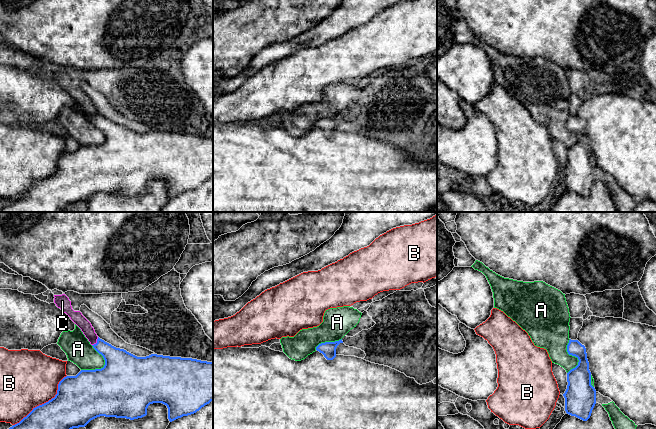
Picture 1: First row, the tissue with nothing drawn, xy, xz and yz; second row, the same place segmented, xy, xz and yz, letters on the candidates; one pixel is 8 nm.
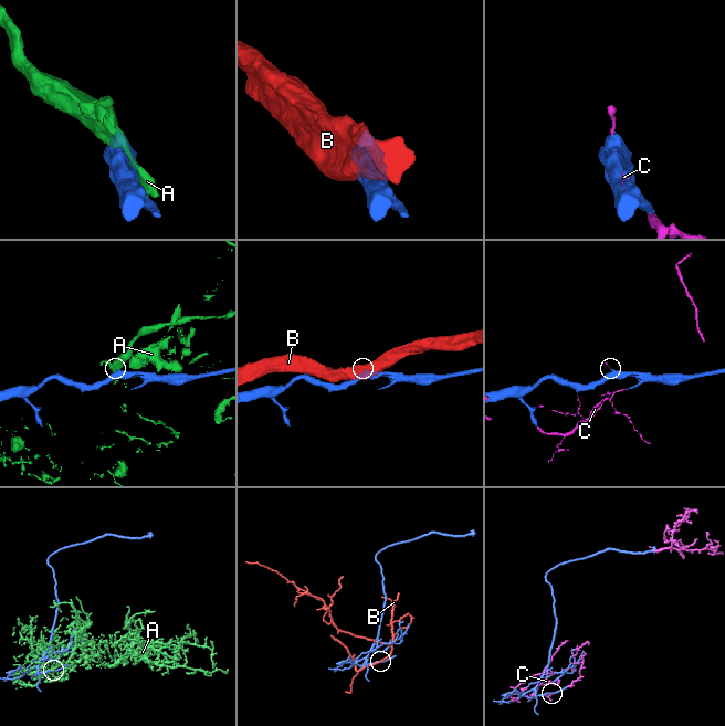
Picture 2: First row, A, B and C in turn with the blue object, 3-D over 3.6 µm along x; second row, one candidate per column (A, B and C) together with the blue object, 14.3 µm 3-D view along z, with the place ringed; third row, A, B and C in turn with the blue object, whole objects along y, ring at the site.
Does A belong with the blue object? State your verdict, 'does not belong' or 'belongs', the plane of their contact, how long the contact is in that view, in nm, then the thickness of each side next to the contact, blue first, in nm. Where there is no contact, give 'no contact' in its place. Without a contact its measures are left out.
does not belong | xy | 220 nm | 480/220 nm

